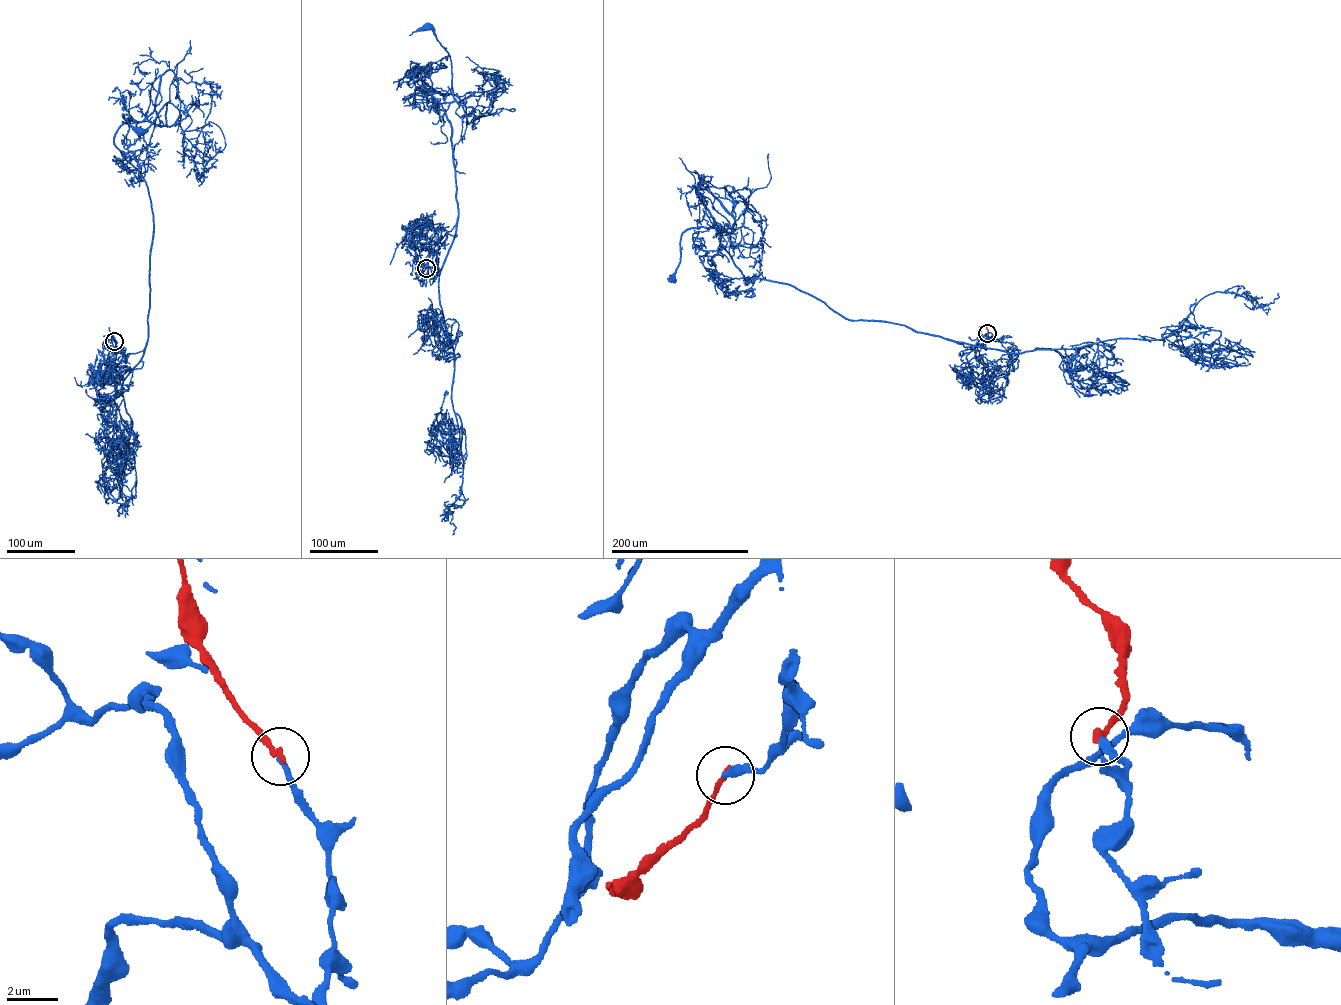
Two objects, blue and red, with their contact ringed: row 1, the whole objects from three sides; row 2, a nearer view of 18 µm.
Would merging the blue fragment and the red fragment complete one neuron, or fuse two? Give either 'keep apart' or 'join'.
join

